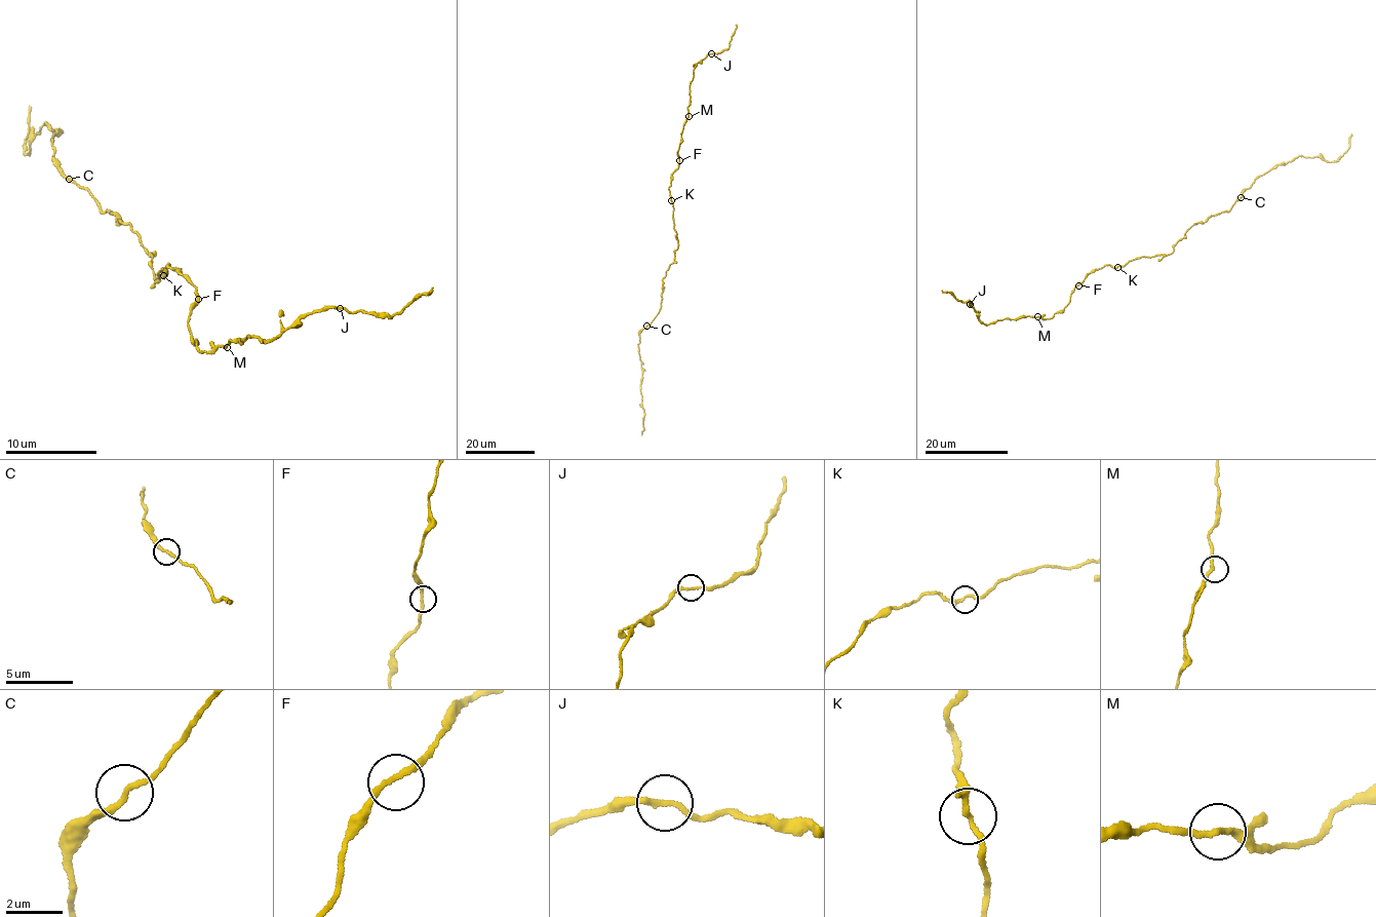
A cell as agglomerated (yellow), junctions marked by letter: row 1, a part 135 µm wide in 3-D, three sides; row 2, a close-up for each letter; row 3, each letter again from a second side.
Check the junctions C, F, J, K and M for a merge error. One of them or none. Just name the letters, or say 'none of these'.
none of these

